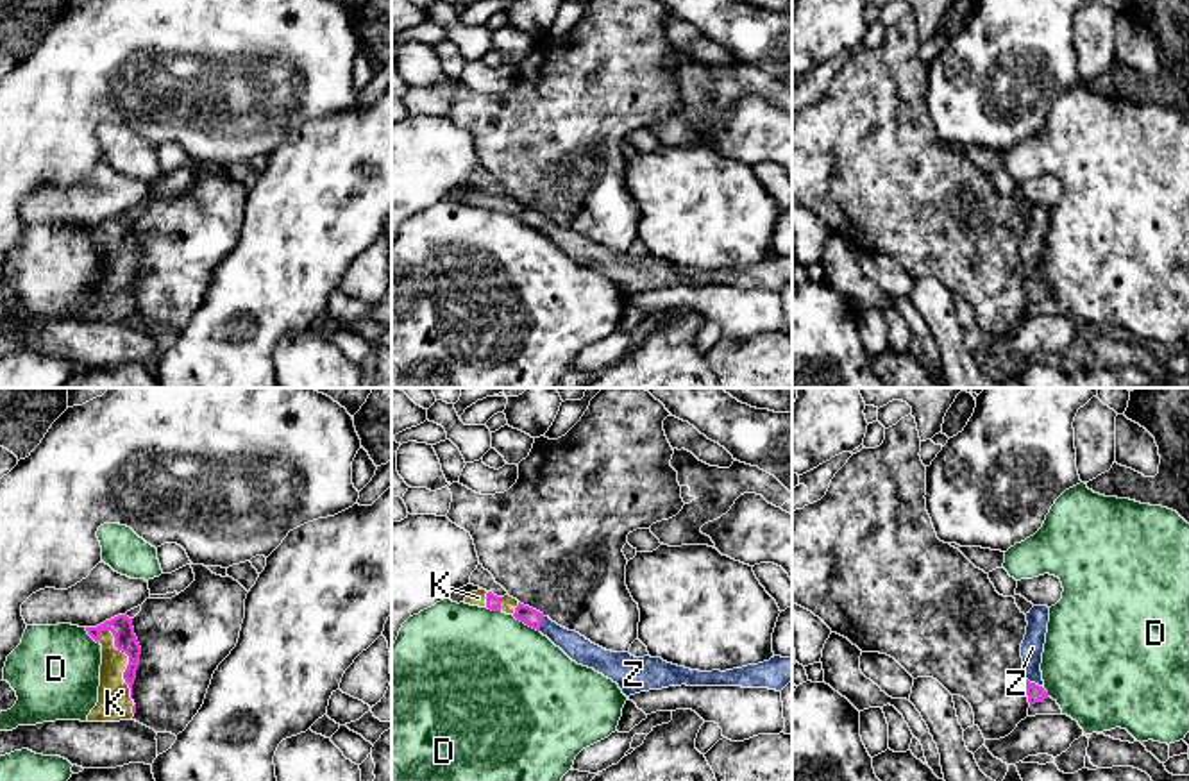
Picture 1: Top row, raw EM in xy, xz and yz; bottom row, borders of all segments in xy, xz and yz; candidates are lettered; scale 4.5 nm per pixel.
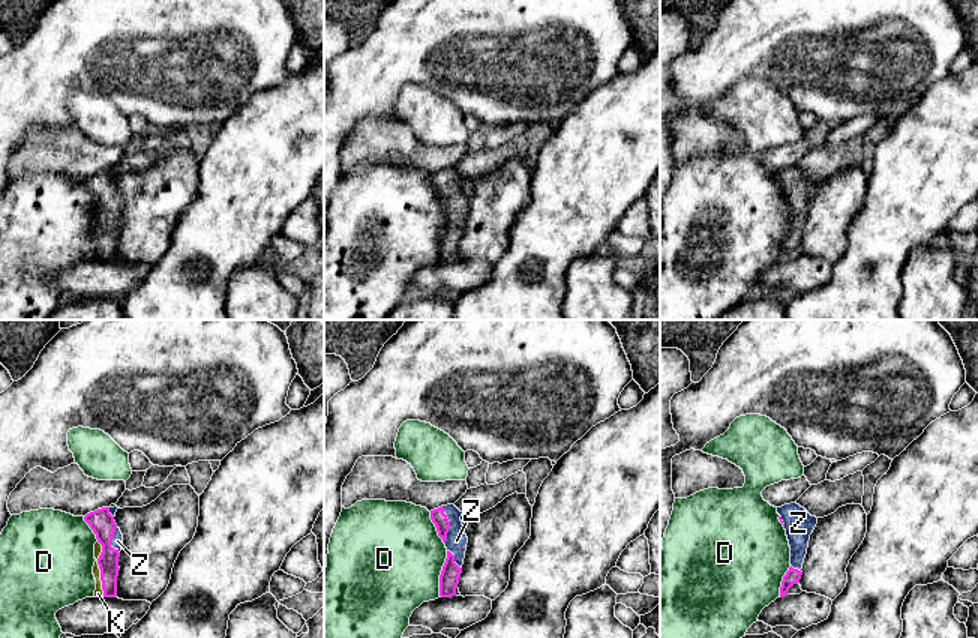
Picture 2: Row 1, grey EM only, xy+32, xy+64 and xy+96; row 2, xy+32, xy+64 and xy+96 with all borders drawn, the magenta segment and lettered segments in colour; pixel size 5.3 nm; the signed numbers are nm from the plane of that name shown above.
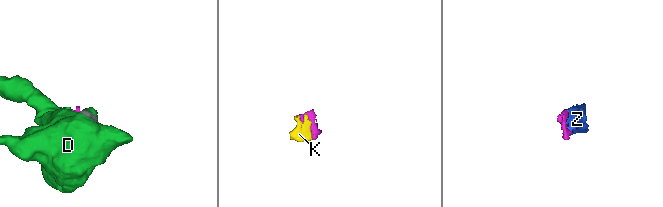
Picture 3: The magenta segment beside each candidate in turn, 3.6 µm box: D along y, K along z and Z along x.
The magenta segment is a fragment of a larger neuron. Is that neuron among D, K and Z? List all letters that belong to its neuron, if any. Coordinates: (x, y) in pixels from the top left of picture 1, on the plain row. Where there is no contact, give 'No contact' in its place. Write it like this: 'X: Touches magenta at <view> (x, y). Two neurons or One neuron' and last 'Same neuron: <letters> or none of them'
D: Touches magenta at xz (526, 224). Two neurons
K: Touches magenta at xy (129, 261). One neuron
Z: Touches magenta at yz (1034, 283). One neuron
Same neuron: K, Z

